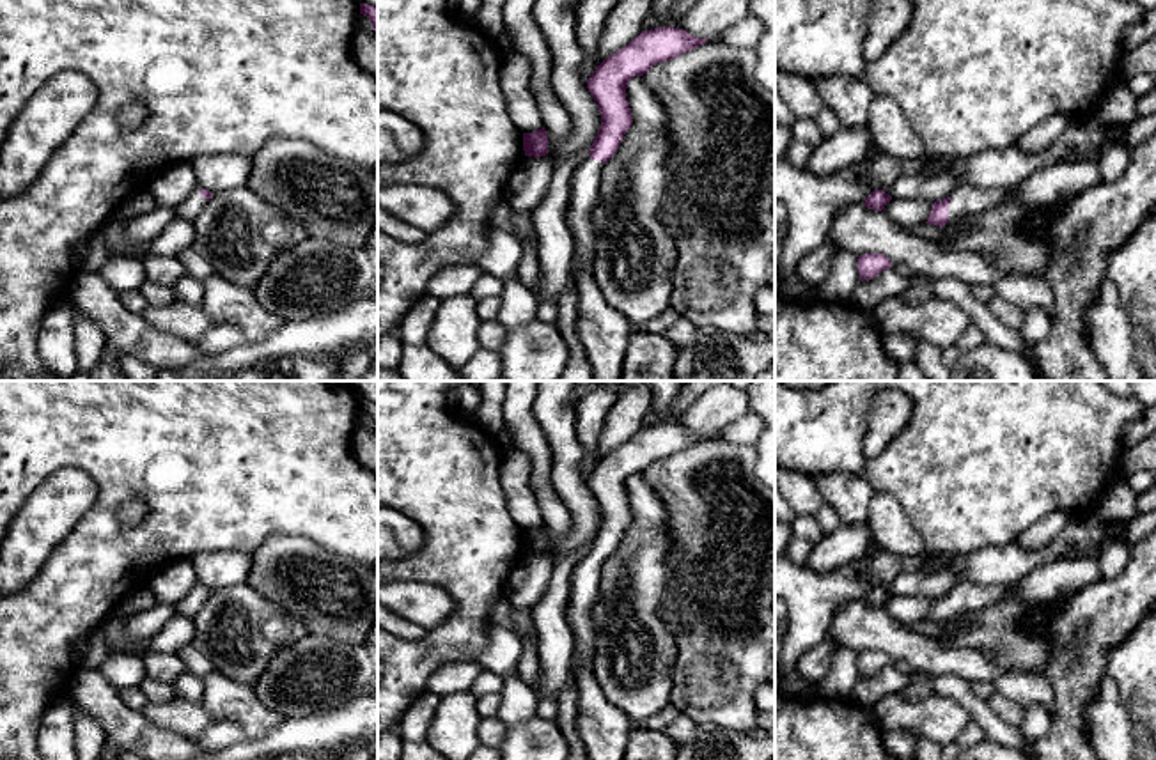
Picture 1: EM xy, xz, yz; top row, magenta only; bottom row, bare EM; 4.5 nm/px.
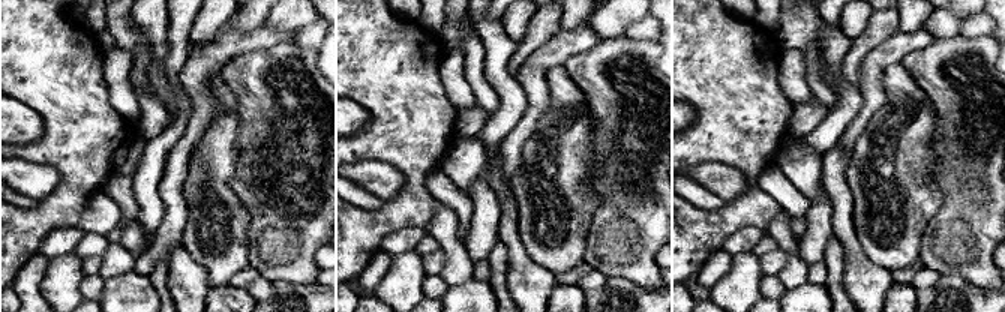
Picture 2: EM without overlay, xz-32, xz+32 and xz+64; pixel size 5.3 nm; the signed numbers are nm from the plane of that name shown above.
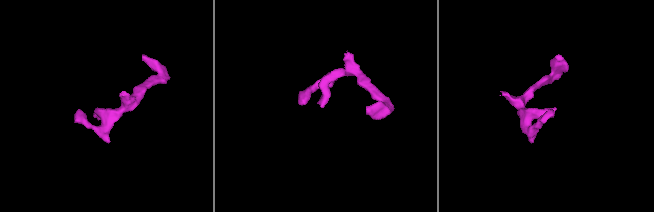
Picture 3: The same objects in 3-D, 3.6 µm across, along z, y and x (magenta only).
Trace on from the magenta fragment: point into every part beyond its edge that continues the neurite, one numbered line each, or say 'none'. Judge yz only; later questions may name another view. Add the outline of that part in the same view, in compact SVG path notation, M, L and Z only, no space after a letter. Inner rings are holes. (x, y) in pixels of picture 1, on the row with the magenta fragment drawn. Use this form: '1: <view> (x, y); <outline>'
1: yz (1046, 186); M1096 161L1060 163L1043 168L1018 186L980 190L959 184L950 195L949 221L982 213L1007 197L1014 197L1025 207L1055 204L1060 198L1080 195L1101 184L1101 172Z

